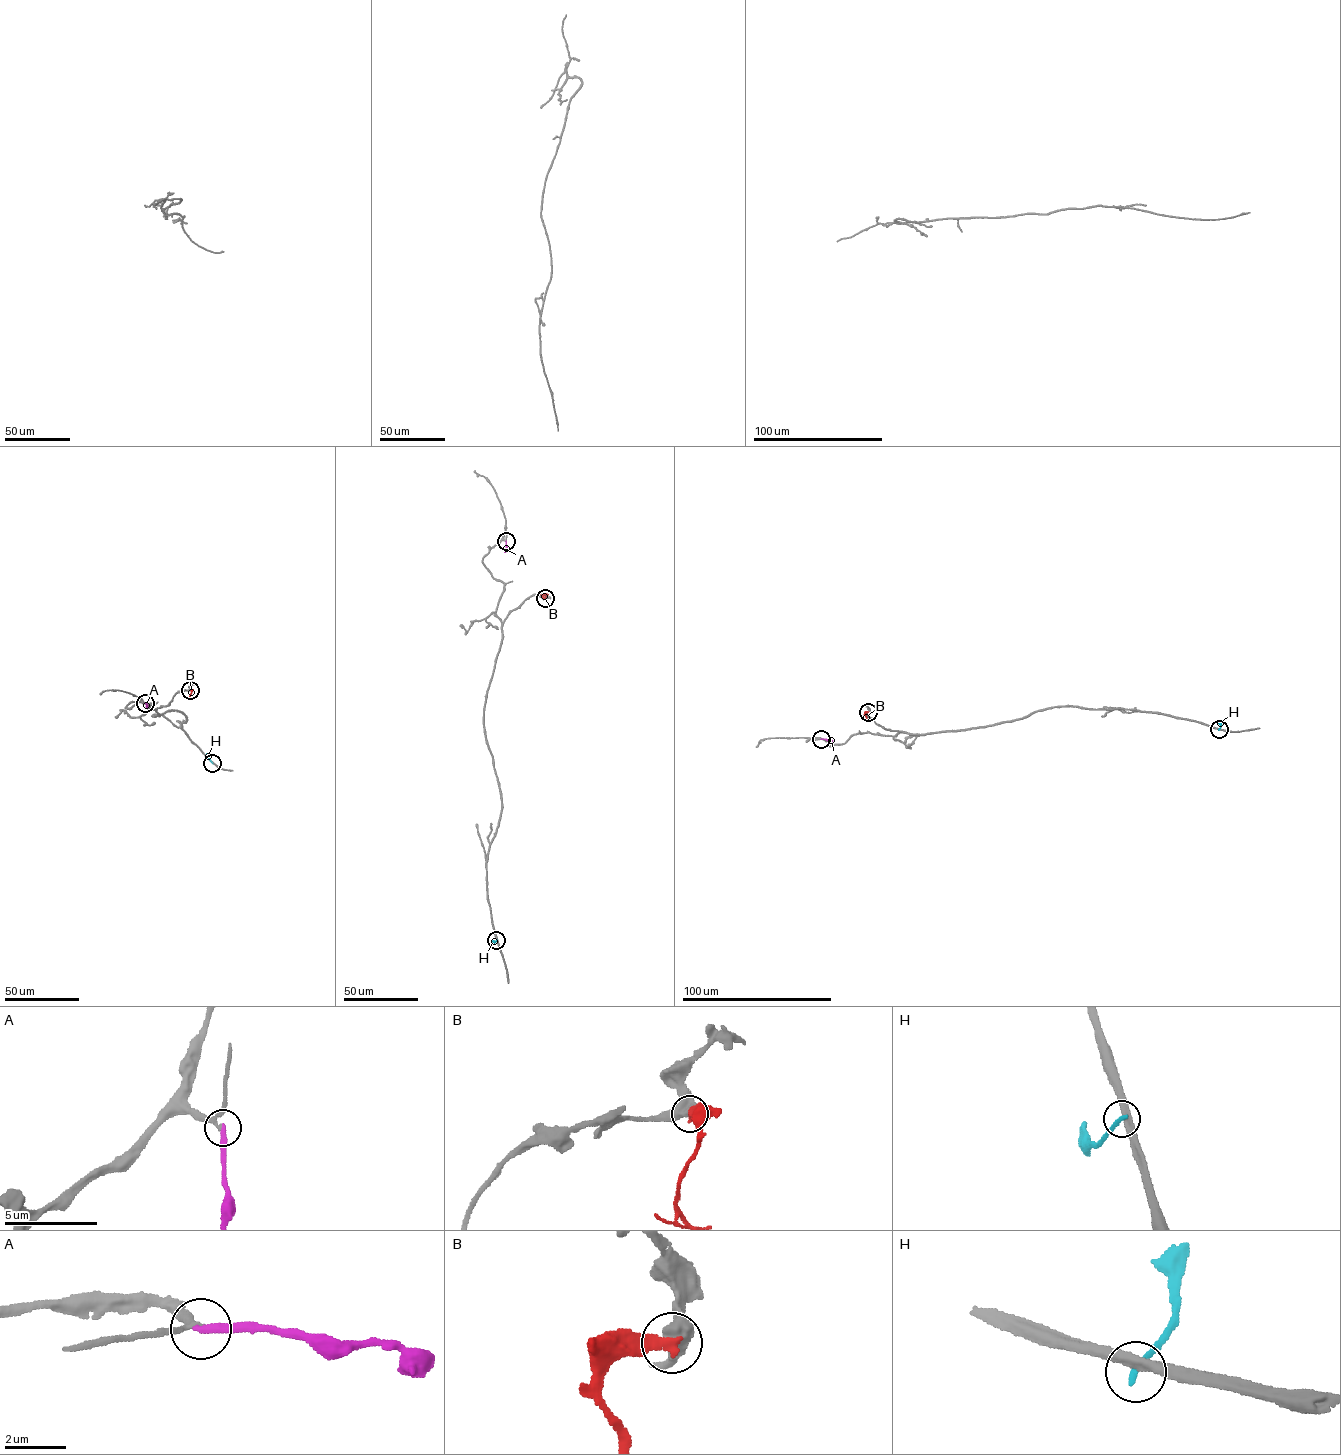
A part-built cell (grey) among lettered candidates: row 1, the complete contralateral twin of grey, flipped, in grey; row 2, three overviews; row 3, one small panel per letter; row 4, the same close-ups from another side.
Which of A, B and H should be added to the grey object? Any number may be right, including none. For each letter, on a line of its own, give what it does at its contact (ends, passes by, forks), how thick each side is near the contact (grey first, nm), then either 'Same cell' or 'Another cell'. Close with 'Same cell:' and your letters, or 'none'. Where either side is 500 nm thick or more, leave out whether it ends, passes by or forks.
A: It ends there. Thickness 100 nm (grey) against 300 nm. Same cell
B: It ends there. Thickness 480 nm (grey) against 320 nm. Another cell
H: It ends there. Thickness 380 nm (grey) against 220 nm. Another cell
Same cell: A

